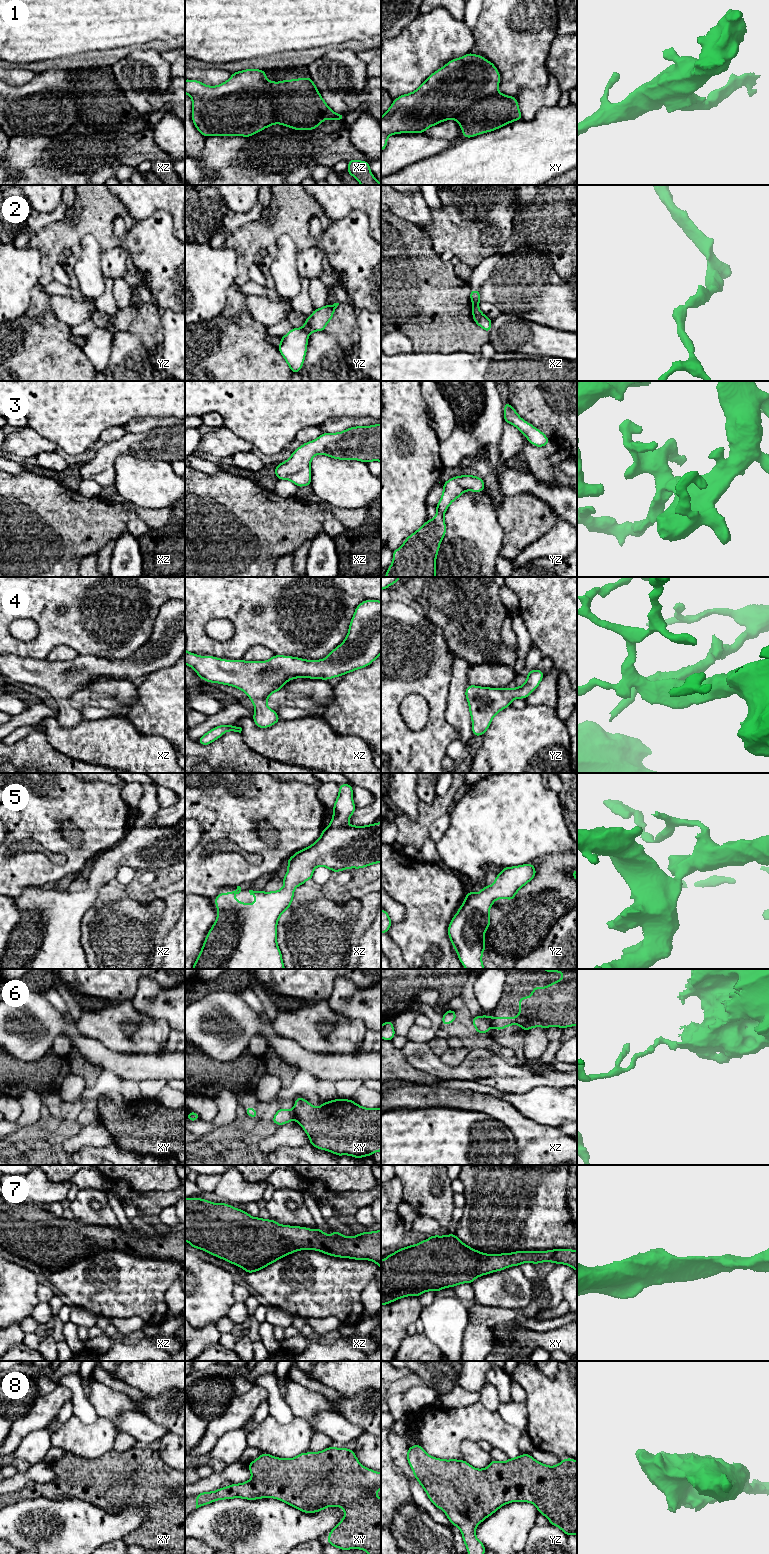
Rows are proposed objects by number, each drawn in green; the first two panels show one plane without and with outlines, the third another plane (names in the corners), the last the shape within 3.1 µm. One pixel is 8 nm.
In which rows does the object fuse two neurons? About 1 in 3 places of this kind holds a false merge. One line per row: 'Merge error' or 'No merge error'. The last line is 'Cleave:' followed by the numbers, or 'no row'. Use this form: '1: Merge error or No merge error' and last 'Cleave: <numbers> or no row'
1: Merge error
2: Merge error
3: No merge error
4: No merge error
5: No merge error
6: Merge error
7: No merge error
8: No merge error
Cleave: 1, 2, 6

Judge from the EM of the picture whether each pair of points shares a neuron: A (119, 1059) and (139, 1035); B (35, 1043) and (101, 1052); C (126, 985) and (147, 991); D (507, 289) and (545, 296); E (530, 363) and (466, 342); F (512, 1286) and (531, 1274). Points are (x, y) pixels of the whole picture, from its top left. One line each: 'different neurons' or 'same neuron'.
A: different neurons
B: same neuron
C: different neurons
D: same neuron
E: different neurons
F: different neurons

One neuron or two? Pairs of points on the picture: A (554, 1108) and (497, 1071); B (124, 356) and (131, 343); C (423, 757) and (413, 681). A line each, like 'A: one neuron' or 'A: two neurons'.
A: two neurons
B: one neuron
C: one neuron

